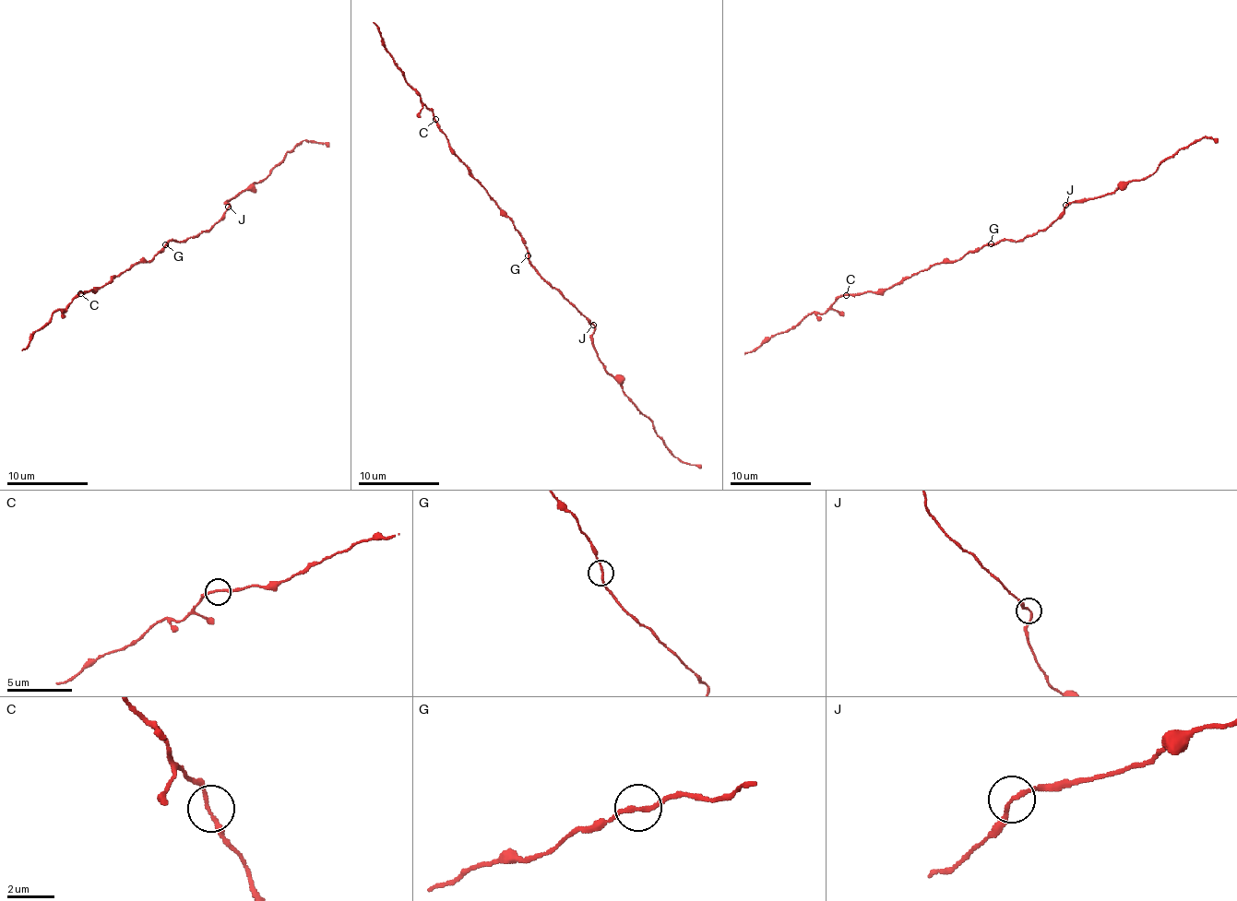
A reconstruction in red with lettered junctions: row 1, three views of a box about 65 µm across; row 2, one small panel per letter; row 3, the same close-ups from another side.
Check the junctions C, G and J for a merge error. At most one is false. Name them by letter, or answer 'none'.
none

